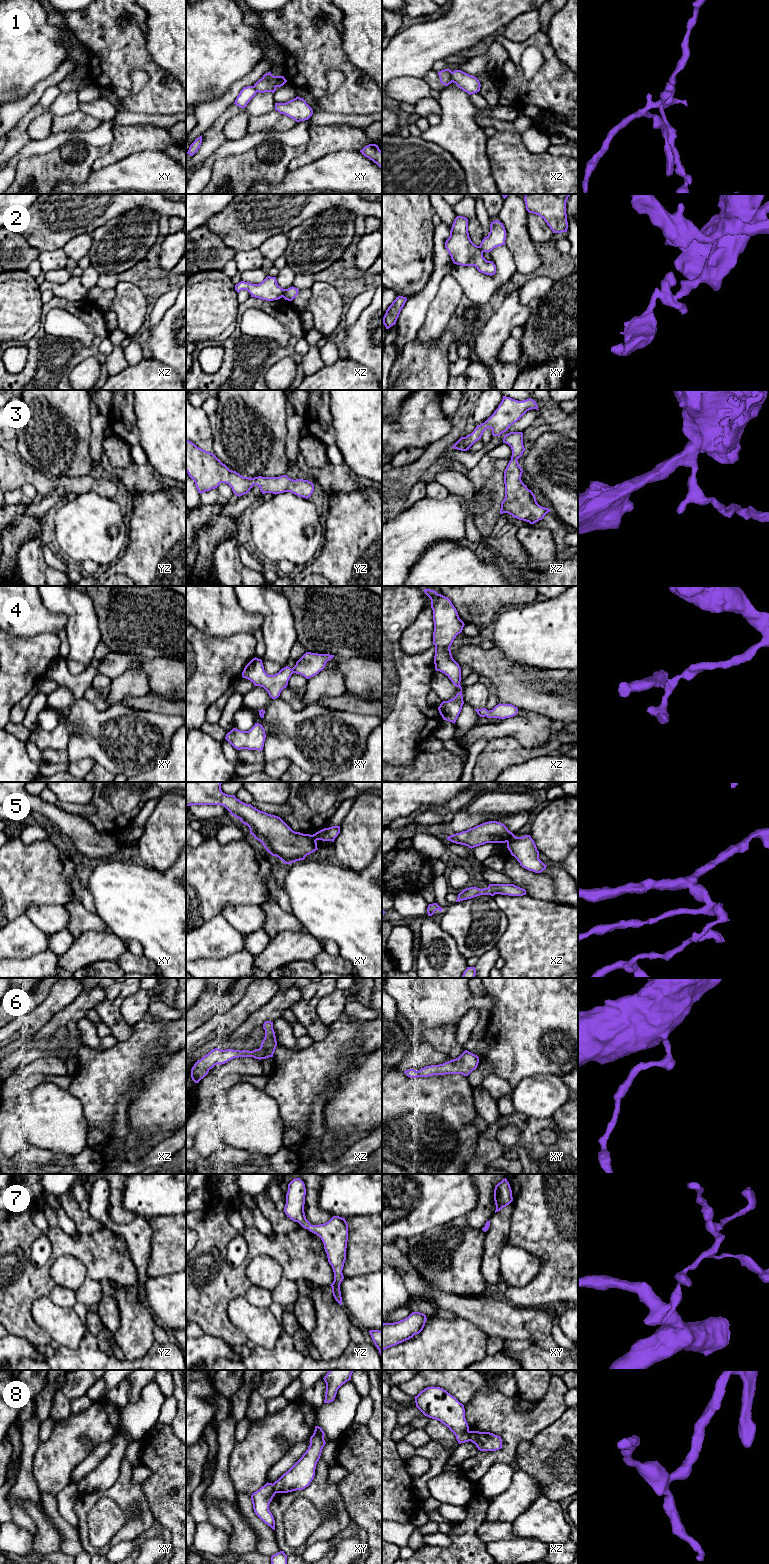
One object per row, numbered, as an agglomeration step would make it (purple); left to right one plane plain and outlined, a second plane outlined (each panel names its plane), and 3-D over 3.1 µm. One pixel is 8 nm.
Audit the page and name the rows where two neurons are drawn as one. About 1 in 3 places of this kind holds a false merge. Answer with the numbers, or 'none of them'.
1, 2, 5, 8

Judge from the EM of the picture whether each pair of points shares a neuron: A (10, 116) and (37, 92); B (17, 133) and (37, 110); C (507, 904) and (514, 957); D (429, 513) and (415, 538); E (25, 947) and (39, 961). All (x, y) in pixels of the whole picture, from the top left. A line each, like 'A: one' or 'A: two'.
A: one
B: one
C: one
D: one
E: two

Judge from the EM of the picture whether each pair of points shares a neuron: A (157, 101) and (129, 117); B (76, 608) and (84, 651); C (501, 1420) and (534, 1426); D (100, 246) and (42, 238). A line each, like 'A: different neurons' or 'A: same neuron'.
A: different neurons
B: same neuron
C: same neuron
D: different neurons

